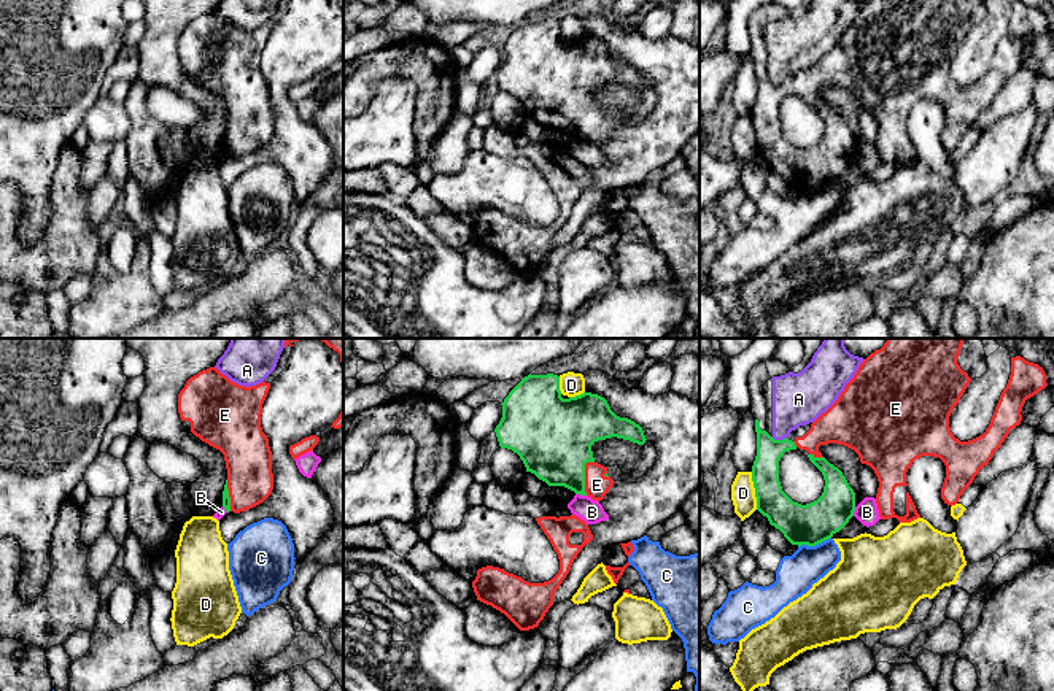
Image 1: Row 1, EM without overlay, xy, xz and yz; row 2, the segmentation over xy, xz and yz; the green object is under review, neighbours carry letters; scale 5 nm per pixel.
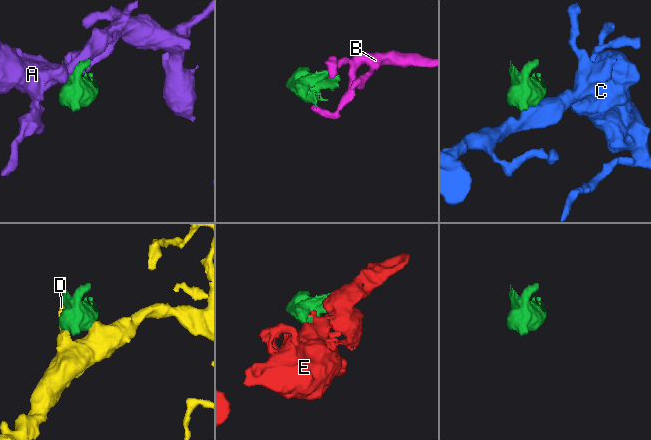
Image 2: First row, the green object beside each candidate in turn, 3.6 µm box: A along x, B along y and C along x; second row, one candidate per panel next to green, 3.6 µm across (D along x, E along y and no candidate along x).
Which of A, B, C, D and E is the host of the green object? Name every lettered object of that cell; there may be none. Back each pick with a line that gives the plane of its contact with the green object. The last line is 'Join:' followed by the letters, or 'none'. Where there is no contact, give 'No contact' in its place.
E: Touches green in xz
Join: E

